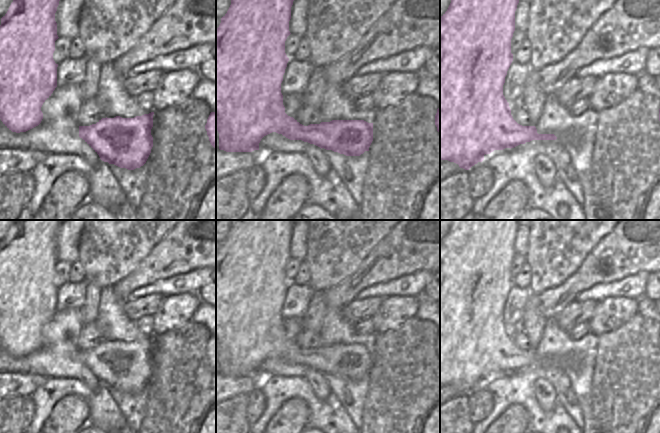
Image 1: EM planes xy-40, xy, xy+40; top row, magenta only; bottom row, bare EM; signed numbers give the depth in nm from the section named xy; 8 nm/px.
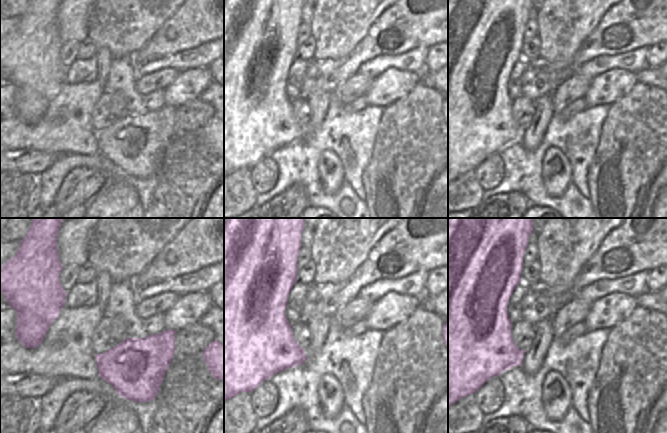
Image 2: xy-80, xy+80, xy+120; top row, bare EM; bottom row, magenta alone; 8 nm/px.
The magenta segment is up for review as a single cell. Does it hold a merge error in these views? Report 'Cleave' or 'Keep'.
Keep.

